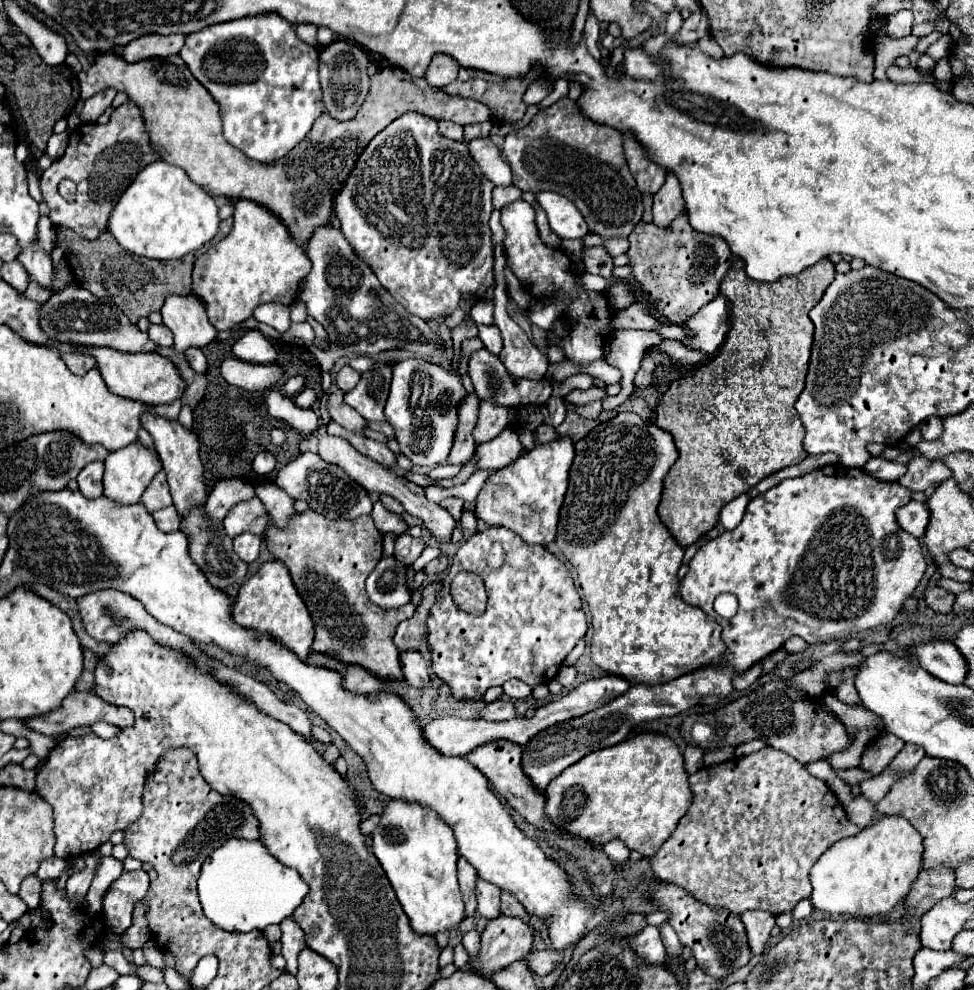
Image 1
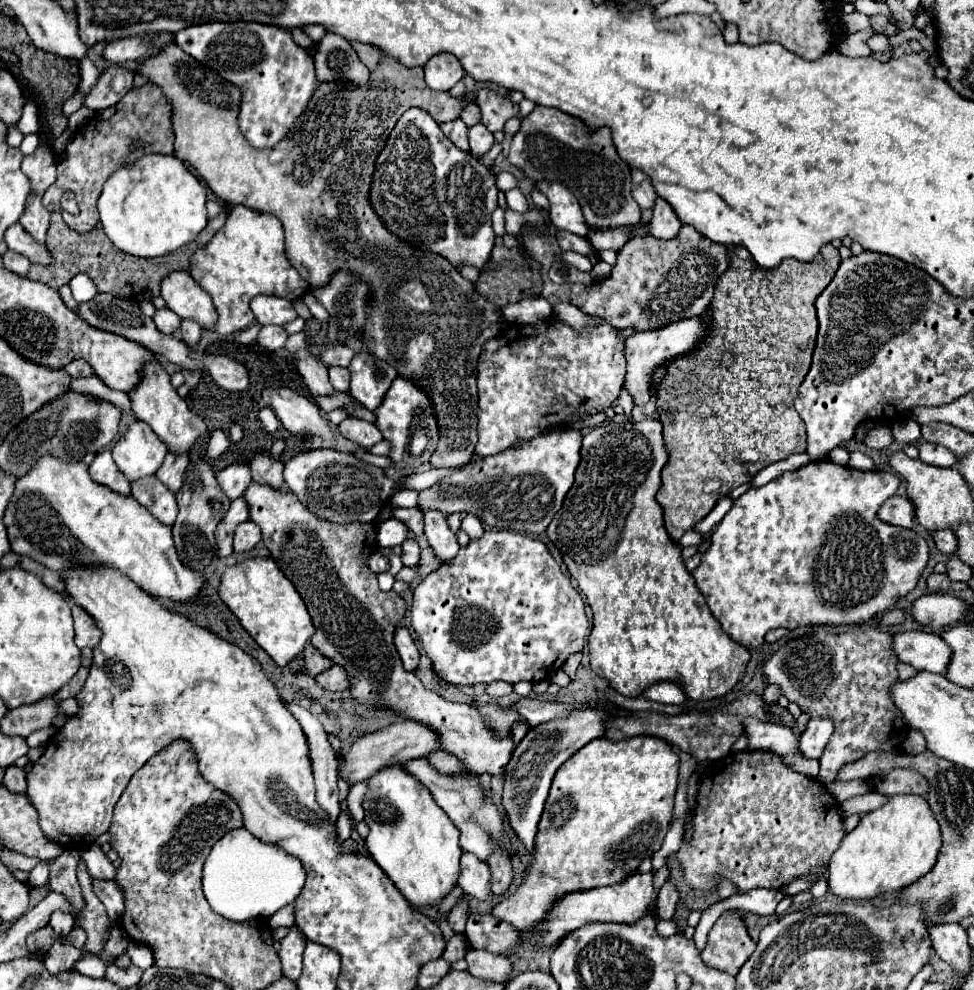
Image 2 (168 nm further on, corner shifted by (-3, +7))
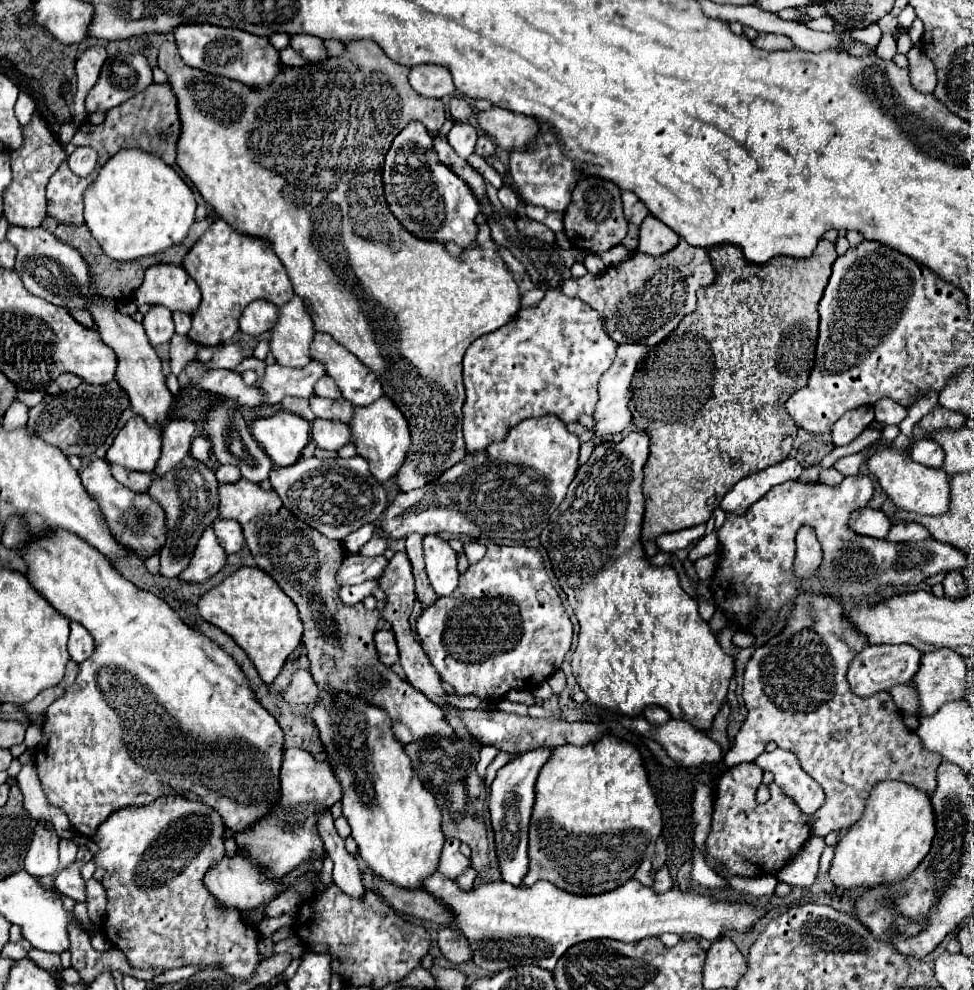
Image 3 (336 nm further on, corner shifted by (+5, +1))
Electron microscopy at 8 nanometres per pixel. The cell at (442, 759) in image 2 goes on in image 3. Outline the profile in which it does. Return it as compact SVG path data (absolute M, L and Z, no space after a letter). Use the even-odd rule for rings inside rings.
M428 737L416 743L404 745L406 755L410 757L414 771L418 779L422 779L424 787L432 791L440 811L442 811L442 831L446 837L456 837L462 843L466 843L472 849L472 867L476 869L478 877L484 877L490 869L488 859L488 833L484 823L484 801L488 797L484 781L476 775L478 765L478 753L480 747L474 739L462 739L456 741L440 739L440 737Z

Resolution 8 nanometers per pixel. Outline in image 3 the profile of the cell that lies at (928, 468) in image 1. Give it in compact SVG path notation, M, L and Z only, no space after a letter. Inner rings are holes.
M920 439L912 447L912 459L920 465L940 469L944 463L944 451L934 439Z

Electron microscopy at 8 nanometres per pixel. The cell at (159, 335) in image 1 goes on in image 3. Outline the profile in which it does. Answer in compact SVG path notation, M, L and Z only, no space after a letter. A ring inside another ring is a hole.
M154 305L146 315L144 315L144 331L148 335L148 341L152 347L158 347L162 343L168 343L174 335L174 323L172 323L172 311L168 311L162 305Z

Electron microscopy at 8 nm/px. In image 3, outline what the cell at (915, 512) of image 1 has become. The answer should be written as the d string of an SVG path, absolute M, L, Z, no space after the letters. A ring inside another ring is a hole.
M864 507L864 509L858 509L852 513L850 527L860 535L884 539L888 535L888 529L892 527L892 521L886 517L886 513L882 509Z

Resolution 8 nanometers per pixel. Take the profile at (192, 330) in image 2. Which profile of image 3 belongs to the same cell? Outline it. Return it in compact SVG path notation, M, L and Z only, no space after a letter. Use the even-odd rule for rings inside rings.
M176 311L174 313L174 325L176 325L178 335L186 335L190 331L190 315Z

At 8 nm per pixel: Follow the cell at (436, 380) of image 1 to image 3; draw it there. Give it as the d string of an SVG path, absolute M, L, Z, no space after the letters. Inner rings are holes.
M382 395L378 401L374 401L368 407L356 407L350 427L352 427L352 443L356 445L358 455L368 461L370 473L374 475L374 479L384 483L390 477L394 477L402 467L408 455L408 449L412 445L410 427L402 411L396 405L392 405L392 401L386 395ZM378 415L384 415L384 417L378 419Z

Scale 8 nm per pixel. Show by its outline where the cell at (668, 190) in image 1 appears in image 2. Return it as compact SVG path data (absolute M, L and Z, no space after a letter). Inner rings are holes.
M658 197L656 205L654 205L652 221L644 229L644 233L650 233L656 239L674 239L678 235L680 227L682 227L682 223L676 217L676 213L672 211L672 207L666 205L666 201Z

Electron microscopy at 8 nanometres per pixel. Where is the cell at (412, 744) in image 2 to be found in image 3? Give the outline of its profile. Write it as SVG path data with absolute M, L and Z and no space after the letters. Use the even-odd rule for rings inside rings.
M286 749L280 769L280 791L282 795L272 813L256 823L256 827L236 835L236 843L248 849L250 859L266 865L276 879L282 879L296 865L304 863L308 855L314 855L316 859L324 855L324 845L316 831L314 811L316 807L332 807L336 801L340 801L342 787L328 761L316 761L302 749Z

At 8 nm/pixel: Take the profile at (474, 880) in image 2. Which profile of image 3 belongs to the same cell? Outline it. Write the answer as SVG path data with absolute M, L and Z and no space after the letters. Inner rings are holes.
M446 839L444 849L442 849L438 871L444 877L448 877L448 879L458 879L472 865L470 859L460 853L458 847L460 847L460 841L458 839Z

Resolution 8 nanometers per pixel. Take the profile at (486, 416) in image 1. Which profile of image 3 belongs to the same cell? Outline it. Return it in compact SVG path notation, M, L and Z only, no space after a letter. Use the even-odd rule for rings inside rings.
M560 289L546 291L536 307L520 309L504 327L476 339L464 355L464 441L466 451L484 451L492 443L500 443L504 435L522 419L538 419L556 415L564 423L576 423L580 415L592 415L598 399L598 381L616 357L618 343L604 331L600 315L580 299L566 297Z

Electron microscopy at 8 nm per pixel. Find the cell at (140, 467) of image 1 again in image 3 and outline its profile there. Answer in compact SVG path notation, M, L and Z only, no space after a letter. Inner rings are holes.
M132 417L122 431L116 435L114 443L106 453L110 465L120 465L126 471L150 473L160 459L162 435L156 427L146 425L142 417Z

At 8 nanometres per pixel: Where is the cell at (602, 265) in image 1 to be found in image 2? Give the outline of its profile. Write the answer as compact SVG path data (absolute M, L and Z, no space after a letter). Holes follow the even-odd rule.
M556 231L556 241L558 241L562 251L576 251L576 253L582 253L582 255L594 255L588 239L576 237L568 231Z

